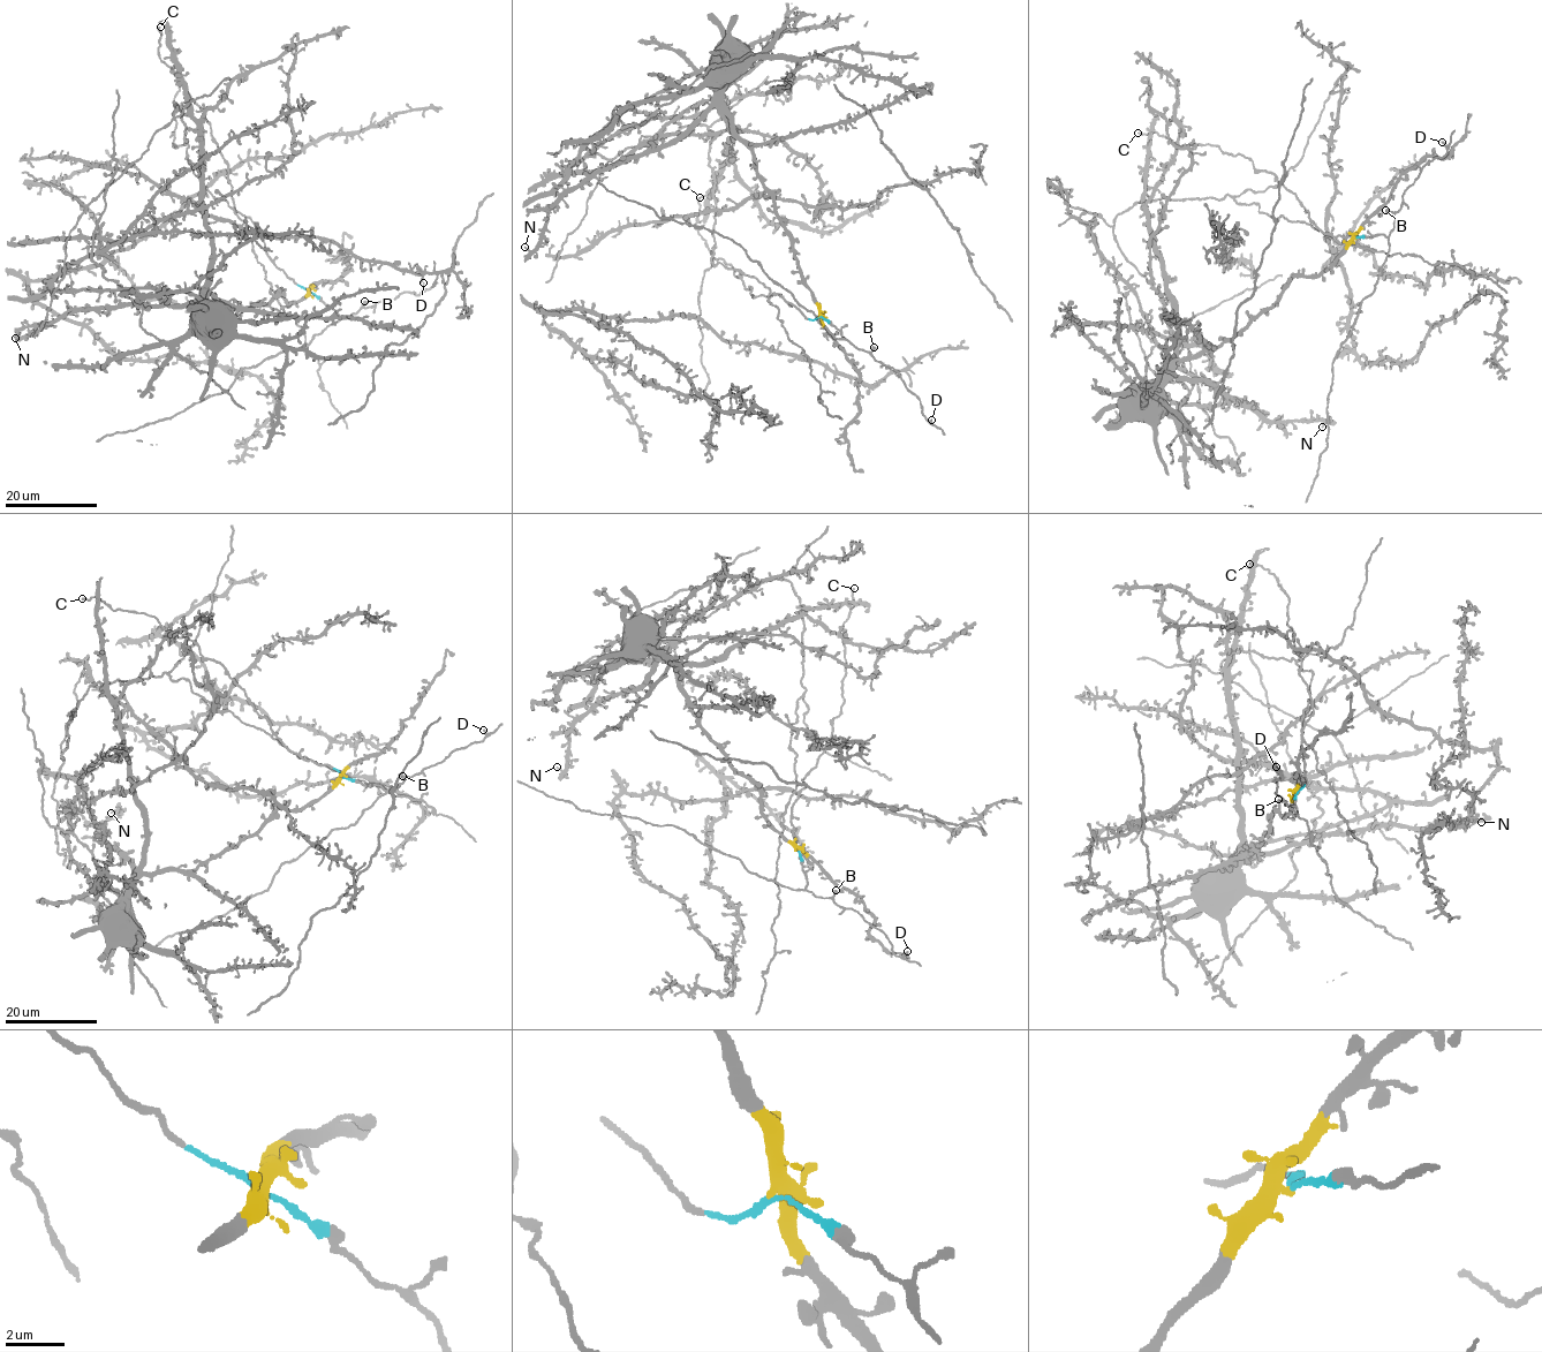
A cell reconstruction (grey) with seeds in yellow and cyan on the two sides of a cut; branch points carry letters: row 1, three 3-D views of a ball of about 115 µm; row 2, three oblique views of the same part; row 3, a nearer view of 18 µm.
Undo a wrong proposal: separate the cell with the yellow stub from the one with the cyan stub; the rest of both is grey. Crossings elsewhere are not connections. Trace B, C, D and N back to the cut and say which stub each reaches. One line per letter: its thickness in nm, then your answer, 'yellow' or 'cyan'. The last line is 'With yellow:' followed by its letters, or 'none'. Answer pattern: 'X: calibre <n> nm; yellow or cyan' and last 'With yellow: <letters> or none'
B: calibre 380 nm; cyan
C: calibre 180 nm; cyan
D: calibre 140 nm; cyan
N: calibre 140 nm; yellow
With yellow: N

